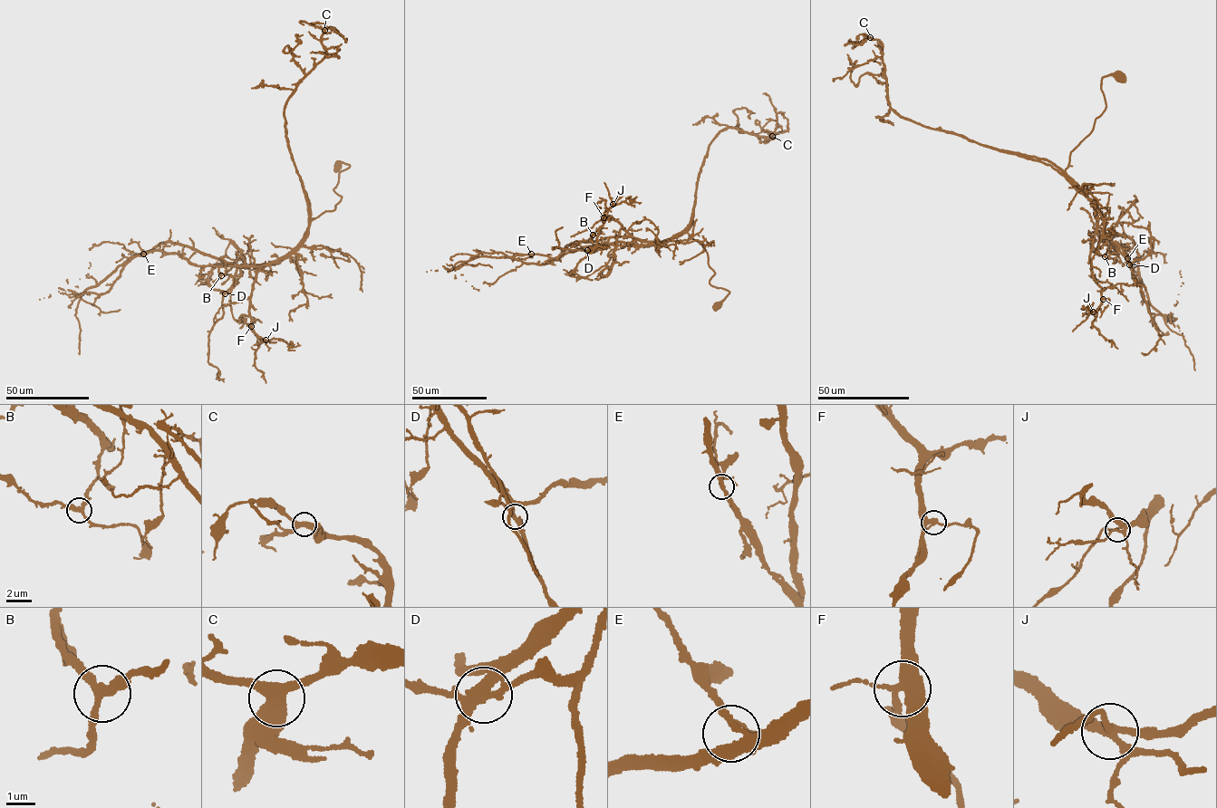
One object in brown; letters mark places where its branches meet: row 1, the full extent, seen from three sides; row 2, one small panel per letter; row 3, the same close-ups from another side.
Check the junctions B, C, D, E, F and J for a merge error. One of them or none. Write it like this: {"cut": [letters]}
{"cut": ["D"]}

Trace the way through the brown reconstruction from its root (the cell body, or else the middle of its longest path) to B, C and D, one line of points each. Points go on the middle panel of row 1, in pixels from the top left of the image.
B: (718, 306), (729, 292), (709, 283), (706, 251), (686, 232), (660, 242), (593, 235)
C: (718, 306), (729, 292), (709, 283), (707, 252), (687, 232), (699, 173), (725, 129), (766, 143), (772, 136)
D: (718, 306), (729, 292), (709, 283), (715, 273), (706, 251), (686, 232), (654, 244), (621, 242), (587, 250)

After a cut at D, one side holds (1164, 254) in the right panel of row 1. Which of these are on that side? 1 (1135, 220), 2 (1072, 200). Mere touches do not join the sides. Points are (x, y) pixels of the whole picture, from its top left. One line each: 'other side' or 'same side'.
1: other side
2: same side

